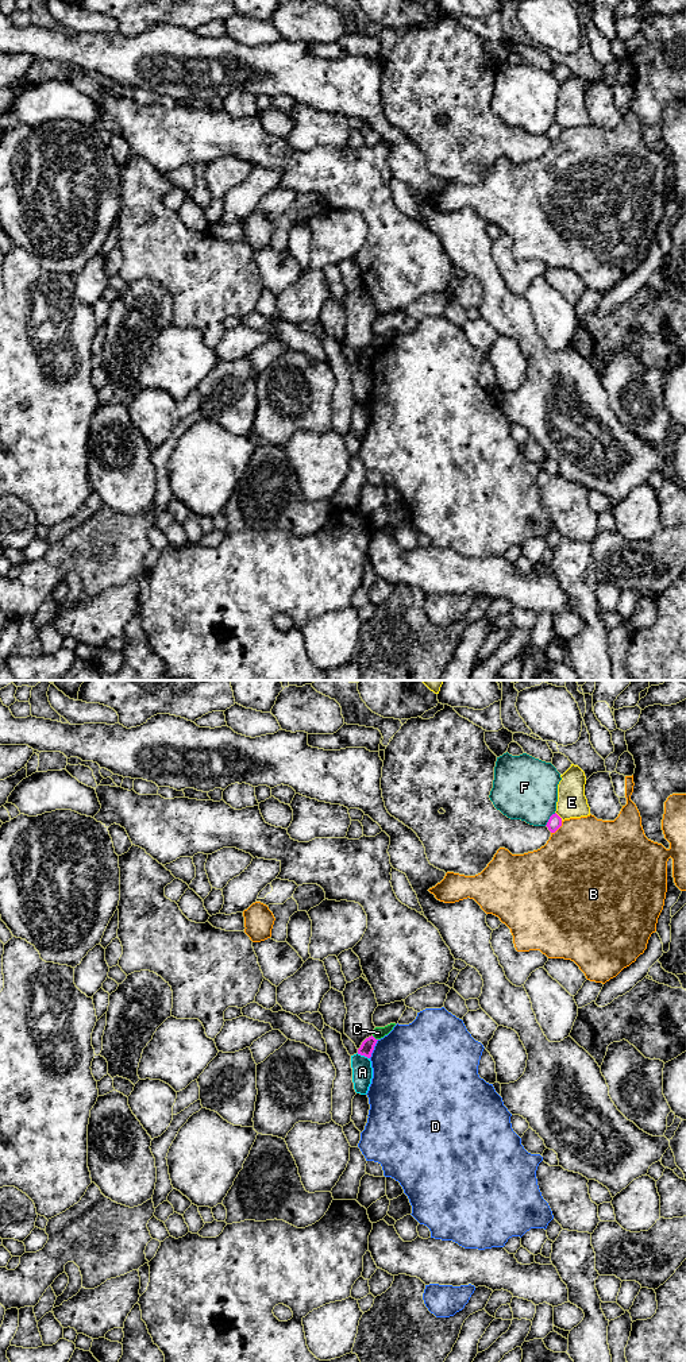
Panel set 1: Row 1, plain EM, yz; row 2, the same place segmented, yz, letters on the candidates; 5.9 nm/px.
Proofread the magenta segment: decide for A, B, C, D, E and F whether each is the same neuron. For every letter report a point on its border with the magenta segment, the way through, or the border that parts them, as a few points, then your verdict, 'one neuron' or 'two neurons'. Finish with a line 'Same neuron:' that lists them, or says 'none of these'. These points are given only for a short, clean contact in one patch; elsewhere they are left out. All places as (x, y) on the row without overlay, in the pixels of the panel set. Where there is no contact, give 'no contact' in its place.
A: yz (363, 363) | along yz (357, 362), (369, 367) | two neurons
B: yz (558, 137) | two neurons
C: yz (373, 346) | along yz (372, 344), (377, 348) | two neurons
D: yz (373, 358) | two neurons
E: yz (558, 124) | two neurons
F: yz (550, 127) | two neurons
Same neuron: none of these

